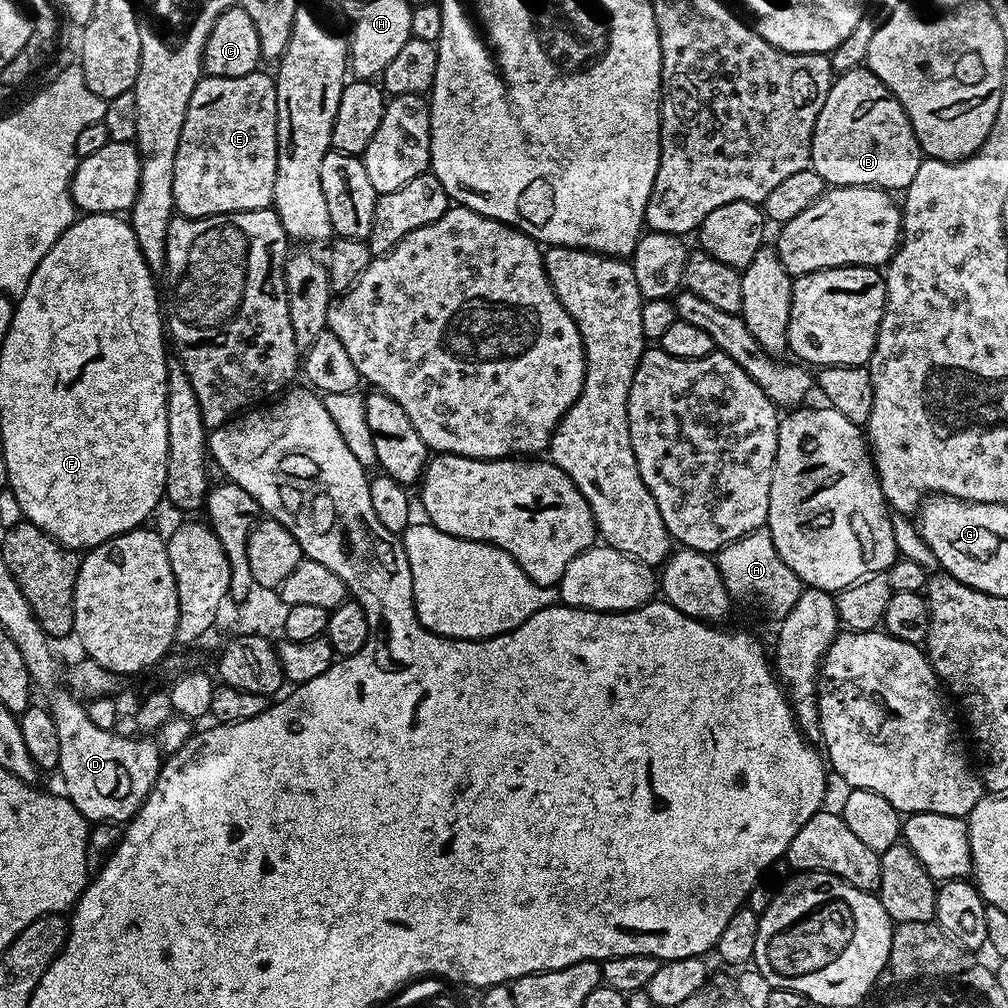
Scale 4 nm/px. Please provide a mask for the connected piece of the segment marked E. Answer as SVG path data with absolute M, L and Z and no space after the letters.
M263 70L238 78L201 75L190 94L174 158L172 198L181 217L193 220L272 207L276 173L276 82Z

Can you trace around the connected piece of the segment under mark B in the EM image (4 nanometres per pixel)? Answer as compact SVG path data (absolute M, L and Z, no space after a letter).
M861 66L849 72L839 73L833 79L830 90L826 94L826 102L822 102L822 110L818 110L818 118L812 135L812 171L820 175L825 185L838 188L850 186L870 186L885 190L903 190L910 186L914 174L918 170L922 153L920 143L912 129L903 106L892 91L875 76L867 66Z

